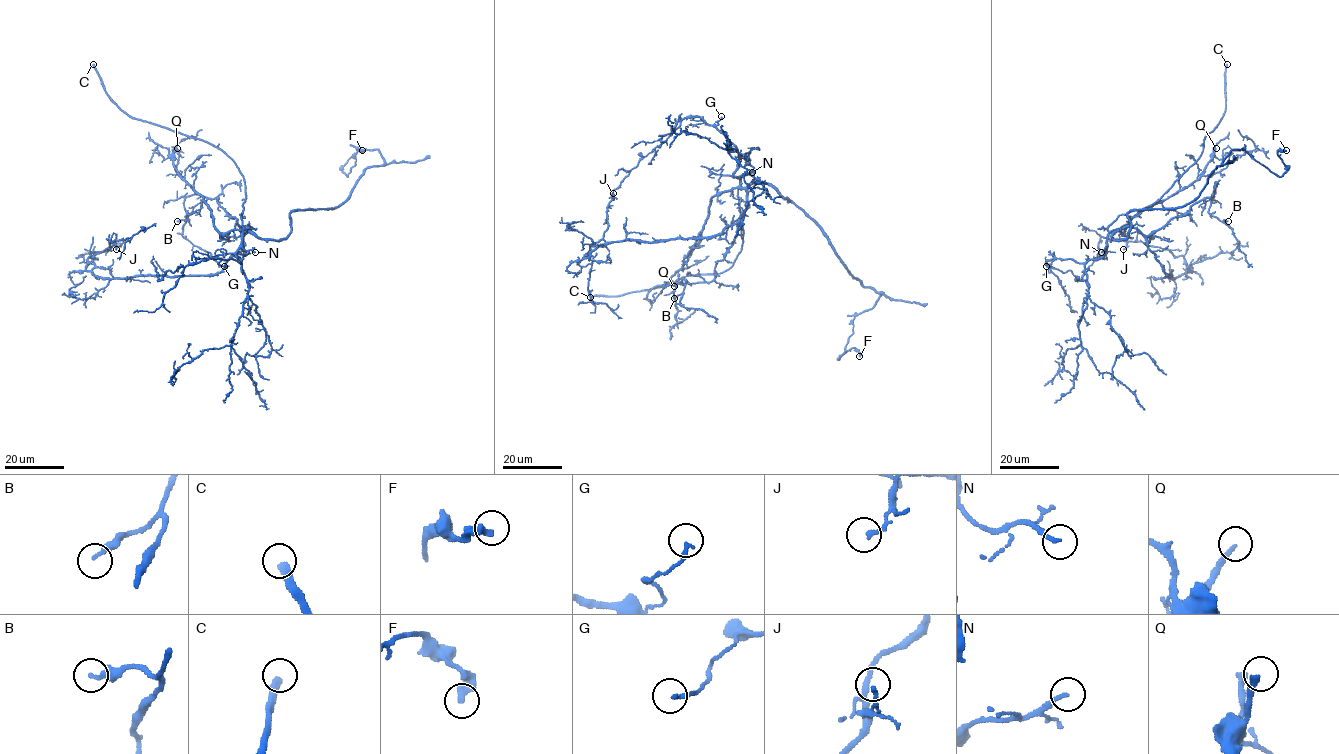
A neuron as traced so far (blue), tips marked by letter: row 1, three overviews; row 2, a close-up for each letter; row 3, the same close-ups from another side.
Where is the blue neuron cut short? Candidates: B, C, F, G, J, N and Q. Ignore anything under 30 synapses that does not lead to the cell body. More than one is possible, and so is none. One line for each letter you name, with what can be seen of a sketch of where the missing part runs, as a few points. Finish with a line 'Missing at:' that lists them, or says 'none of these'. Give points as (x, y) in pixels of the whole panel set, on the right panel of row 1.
N: Course of what is missing: (1101, 252), (1101, 256), (1085, 267), (1113, 279), (1132, 303), (1157, 320), (1162, 320)
Q: Course of what is missing: (1216, 148), (1219, 140), (1235, 141), (1265, 128), (1271, 117), (1275, 116), (1271, 108)
Missing at: C, N, Q

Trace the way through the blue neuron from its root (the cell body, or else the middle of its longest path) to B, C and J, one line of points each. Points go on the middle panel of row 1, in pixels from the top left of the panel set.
B: (747, 195), (737, 234), (715, 265), (714, 278), (696, 283), (683, 279), (685, 288), (674, 298)
C: (747, 195), (740, 178), (737, 197), (743, 245), (727, 270), (687, 275), (661, 286), (618, 296), (590, 297)
J: (747, 195), (740, 218), (721, 233), (612, 241), (583, 258), (607, 228), (613, 193)

